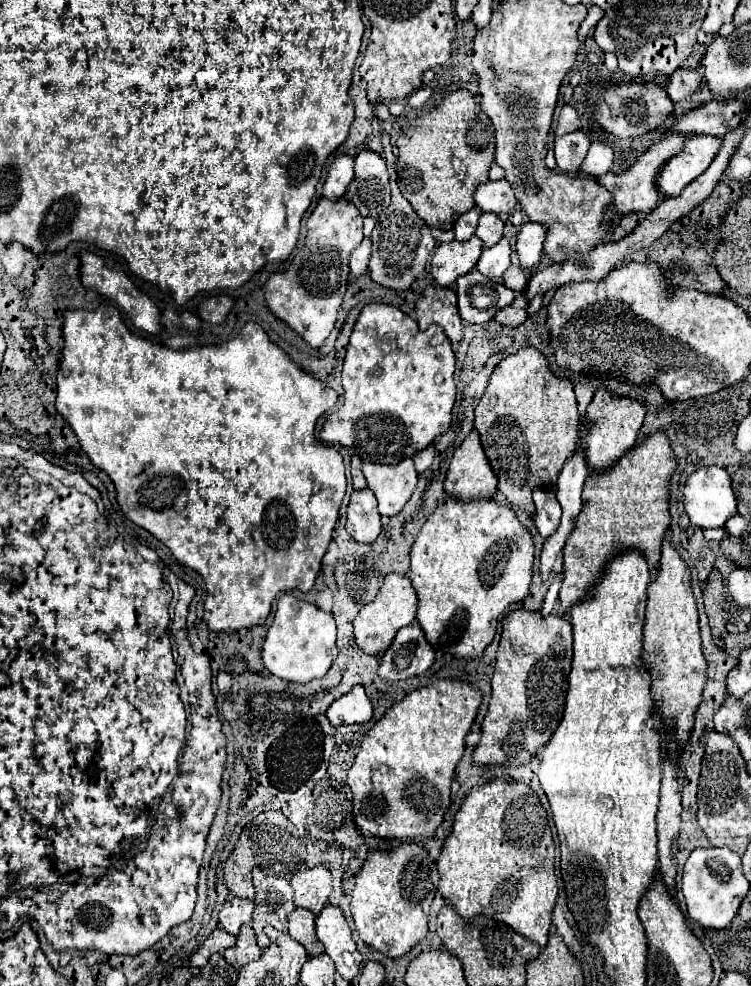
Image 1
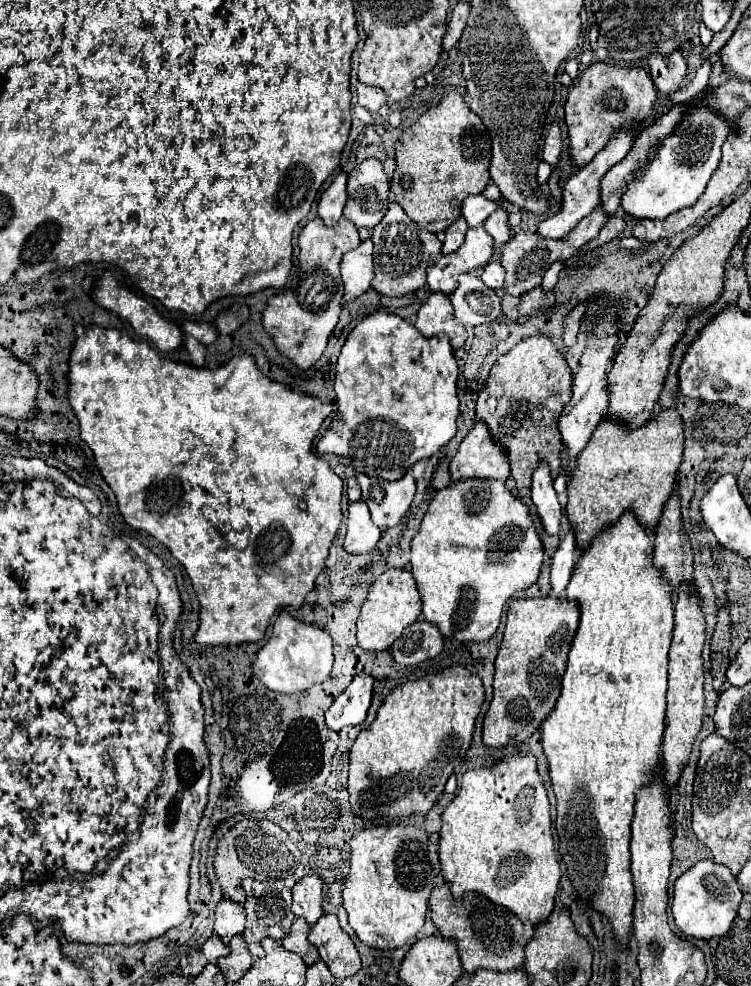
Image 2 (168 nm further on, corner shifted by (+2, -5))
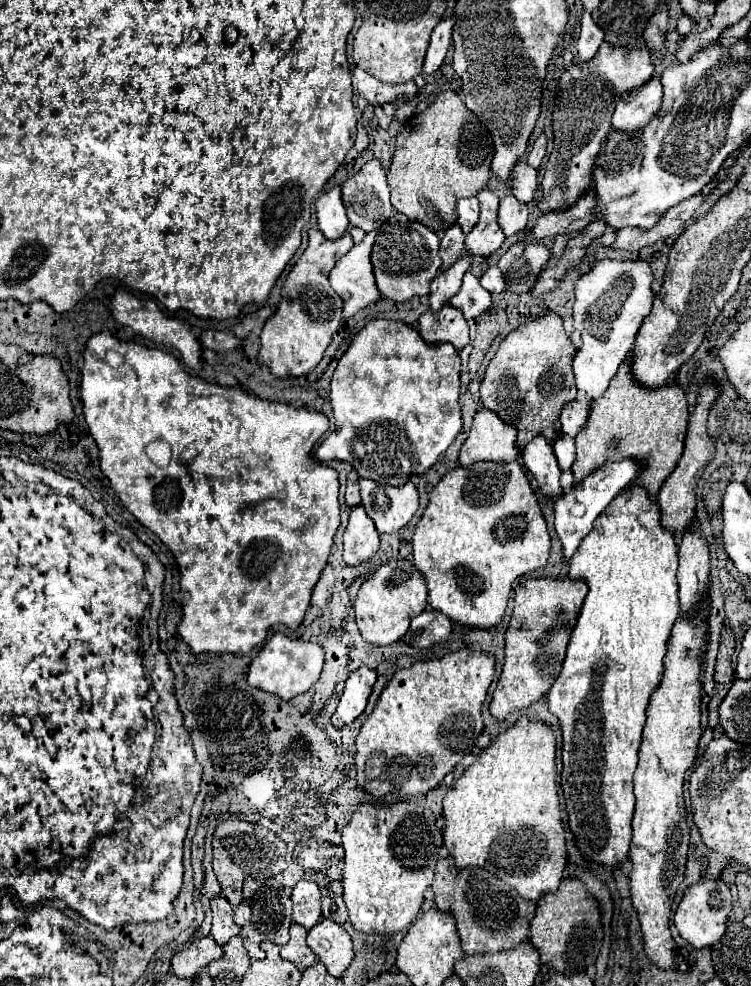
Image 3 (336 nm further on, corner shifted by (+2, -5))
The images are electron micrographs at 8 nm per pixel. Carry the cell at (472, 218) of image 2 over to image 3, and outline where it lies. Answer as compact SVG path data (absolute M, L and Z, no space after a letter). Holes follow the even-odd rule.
M468 197L468 199L462 199L458 201L458 225L462 227L464 233L472 231L472 227L478 223L478 213L480 213L480 205L478 205L478 199L476 197Z

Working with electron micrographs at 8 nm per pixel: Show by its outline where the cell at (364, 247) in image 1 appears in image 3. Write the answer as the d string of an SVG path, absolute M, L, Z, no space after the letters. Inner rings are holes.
M366 233L366 237L354 245L330 273L330 285L344 301L344 319L380 299L370 263L374 237L376 233Z

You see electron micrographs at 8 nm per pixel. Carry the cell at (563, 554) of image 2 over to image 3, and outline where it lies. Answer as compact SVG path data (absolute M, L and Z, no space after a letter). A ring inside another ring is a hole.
M624 459L624 461L608 461L606 465L602 465L600 469L596 469L592 475L588 475L582 483L574 485L570 493L558 497L554 501L554 513L556 513L556 521L554 521L554 527L556 527L556 533L562 541L562 559L564 563L568 563L574 553L578 551L578 545L582 543L582 539L590 533L592 529L592 523L596 521L596 517L608 507L608 503L632 481L636 479L642 471L642 465L638 461L632 461L632 459Z

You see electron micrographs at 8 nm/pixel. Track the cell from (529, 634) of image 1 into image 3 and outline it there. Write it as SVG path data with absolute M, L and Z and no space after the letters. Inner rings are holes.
M524 579L516 587L514 611L506 629L504 665L490 703L490 715L498 721L508 719L512 713L528 709L540 701L552 683L558 679L570 633L574 629L574 615L580 613L588 587L584 581L572 579Z

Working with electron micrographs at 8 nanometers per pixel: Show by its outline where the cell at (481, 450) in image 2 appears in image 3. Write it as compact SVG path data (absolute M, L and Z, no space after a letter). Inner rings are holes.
M480 409L474 415L472 429L460 449L460 467L470 467L478 461L518 461L520 453L514 447L516 429L502 423L494 411Z

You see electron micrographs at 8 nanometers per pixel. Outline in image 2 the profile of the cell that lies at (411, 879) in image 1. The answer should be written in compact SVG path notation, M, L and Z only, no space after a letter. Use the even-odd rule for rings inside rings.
M374 825L356 831L350 849L350 873L342 889L350 927L364 945L376 949L404 947L424 925L428 897L440 871L438 845L418 825Z

